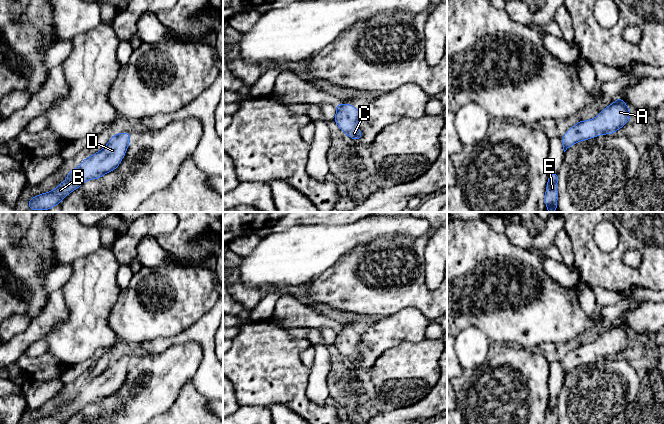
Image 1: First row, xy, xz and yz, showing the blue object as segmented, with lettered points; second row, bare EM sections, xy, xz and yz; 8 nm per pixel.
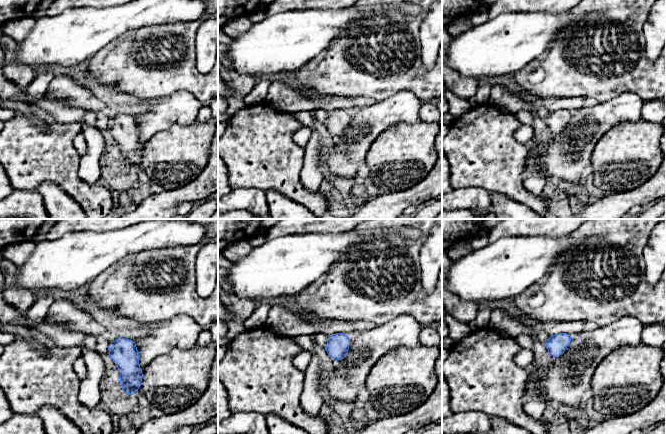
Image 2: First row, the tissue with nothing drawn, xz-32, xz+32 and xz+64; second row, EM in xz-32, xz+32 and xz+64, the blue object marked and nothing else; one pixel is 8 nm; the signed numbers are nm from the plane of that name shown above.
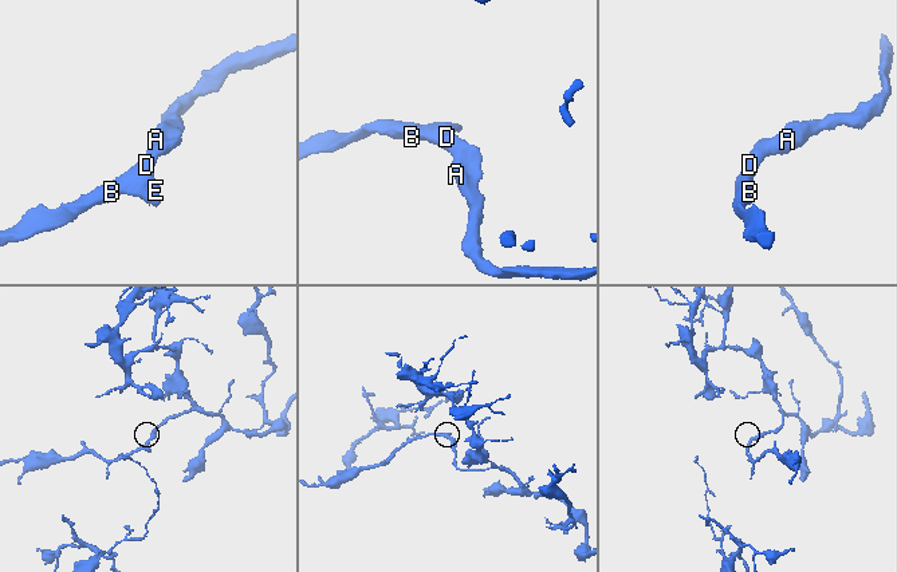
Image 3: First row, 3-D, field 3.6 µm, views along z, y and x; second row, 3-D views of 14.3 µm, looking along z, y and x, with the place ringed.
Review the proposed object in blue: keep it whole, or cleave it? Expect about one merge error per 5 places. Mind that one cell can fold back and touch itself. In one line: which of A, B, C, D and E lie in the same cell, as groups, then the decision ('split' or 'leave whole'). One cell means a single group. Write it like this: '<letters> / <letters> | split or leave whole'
A B C D E | leave whole

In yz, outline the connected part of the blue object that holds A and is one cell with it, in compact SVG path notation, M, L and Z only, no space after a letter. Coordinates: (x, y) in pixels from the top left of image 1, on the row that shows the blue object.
M619 97L603 109L597 117L578 121L562 137L564 152L573 144L589 140L599 135L613 134L629 121L632 114L626 103Z

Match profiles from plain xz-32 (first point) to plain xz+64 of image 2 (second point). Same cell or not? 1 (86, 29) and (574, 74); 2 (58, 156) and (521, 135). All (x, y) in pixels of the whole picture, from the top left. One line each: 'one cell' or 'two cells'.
1: two cells
2: two cells

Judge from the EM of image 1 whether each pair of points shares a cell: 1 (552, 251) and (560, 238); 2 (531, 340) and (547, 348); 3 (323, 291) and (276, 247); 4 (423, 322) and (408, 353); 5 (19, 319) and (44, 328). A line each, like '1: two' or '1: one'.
1: two
2: two
3: two
4: two
5: two

